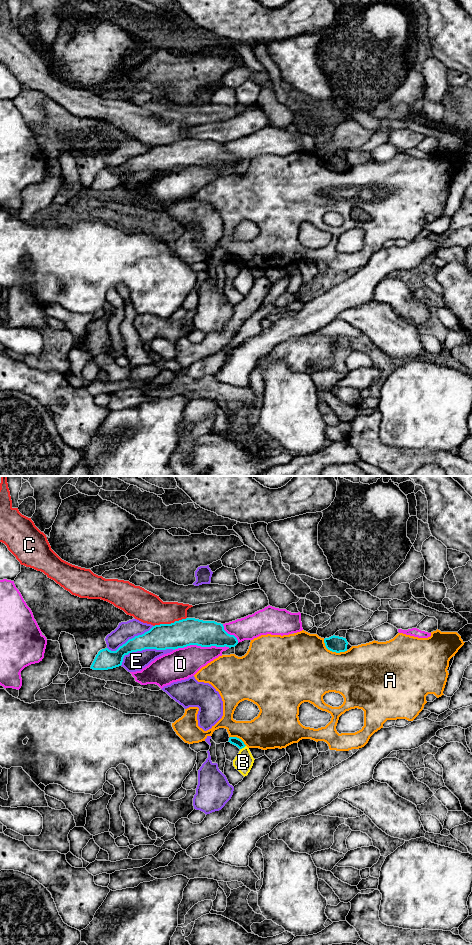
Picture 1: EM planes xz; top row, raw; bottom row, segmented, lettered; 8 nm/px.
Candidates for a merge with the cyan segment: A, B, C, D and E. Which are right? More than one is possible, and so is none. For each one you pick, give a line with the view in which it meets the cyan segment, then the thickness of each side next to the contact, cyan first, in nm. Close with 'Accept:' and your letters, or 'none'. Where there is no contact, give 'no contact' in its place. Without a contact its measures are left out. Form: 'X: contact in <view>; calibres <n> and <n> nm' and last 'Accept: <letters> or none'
Accept: none

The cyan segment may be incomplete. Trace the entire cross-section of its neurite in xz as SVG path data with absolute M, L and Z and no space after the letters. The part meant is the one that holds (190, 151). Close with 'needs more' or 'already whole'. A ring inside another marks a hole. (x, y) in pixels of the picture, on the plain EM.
M186 138L171 144L153 146L142 155L129 159L116 171L102 169L96 175L91 189L108 190L122 185L123 178L132 172L145 169L178 169L190 165L201 167L235 167L238 160L228 154L221 143Z; already whole

